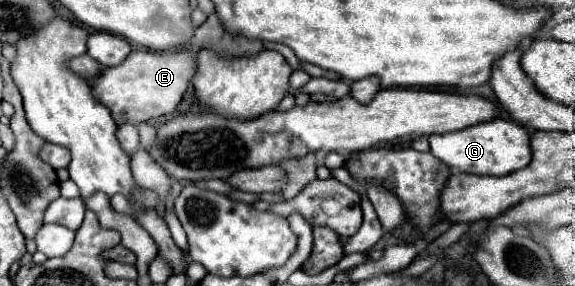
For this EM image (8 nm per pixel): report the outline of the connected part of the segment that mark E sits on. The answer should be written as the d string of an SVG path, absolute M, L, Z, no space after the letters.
M134 50L122 64L104 68L90 82L90 88L94 98L112 112L114 120L122 120L128 116L128 122L138 124L174 112L194 72L196 72L196 54L190 50L162 52L162 54Z

